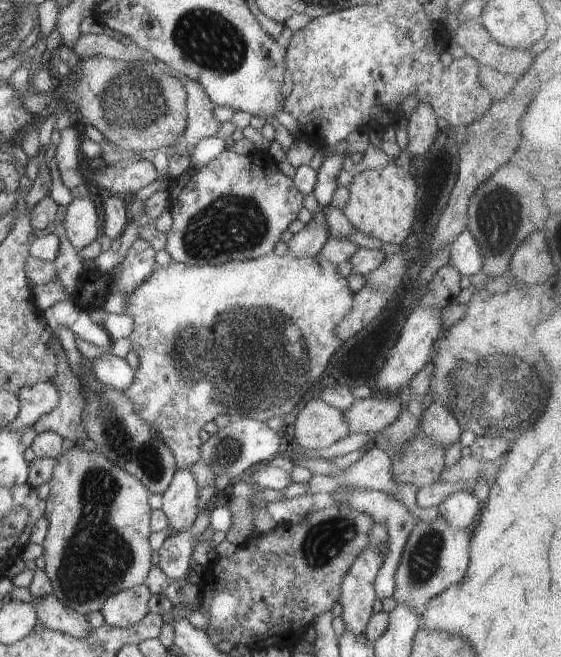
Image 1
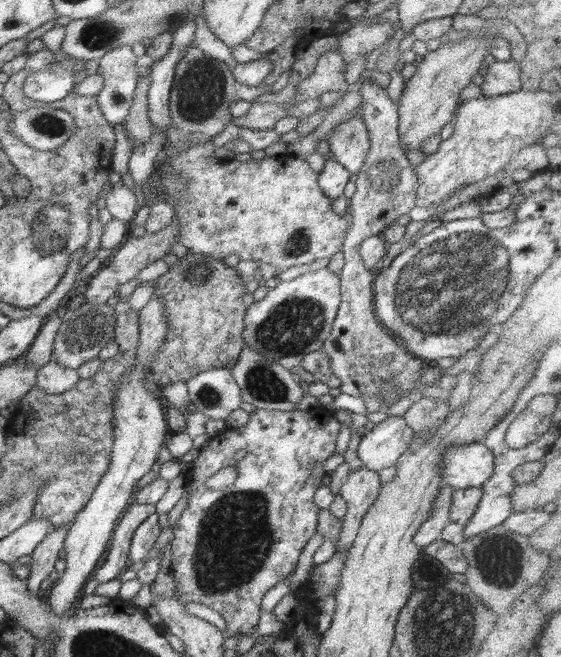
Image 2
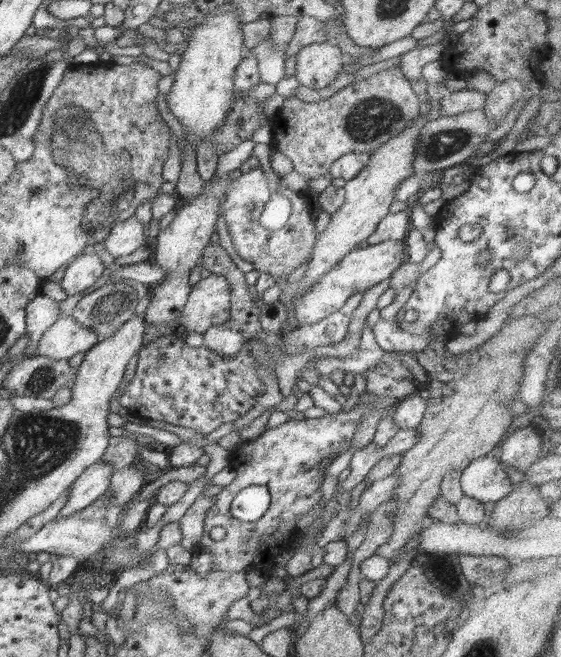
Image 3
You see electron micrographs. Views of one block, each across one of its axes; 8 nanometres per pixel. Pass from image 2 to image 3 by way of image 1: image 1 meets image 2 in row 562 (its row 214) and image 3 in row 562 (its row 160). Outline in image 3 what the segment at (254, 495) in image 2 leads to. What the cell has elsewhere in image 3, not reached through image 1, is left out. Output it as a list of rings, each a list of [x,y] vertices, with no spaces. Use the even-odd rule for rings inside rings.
[[[362,402],[350,412],[341,411],[319,419],[290,419],[278,427],[267,428],[259,437],[242,442],[230,452],[229,467],[236,471],[237,478],[213,496],[215,501],[206,513],[205,533],[200,541],[200,548],[210,551],[212,571],[272,572],[276,557],[289,550],[295,542],[293,532],[299,516],[308,514],[322,500],[322,462],[333,454],[343,454],[351,447],[357,425],[371,410],[371,404]],[[248,486],[266,486],[271,494],[268,510],[256,522],[242,522],[230,512],[236,494]],[[215,526],[226,529],[224,539],[214,541],[210,537],[209,532]]]

